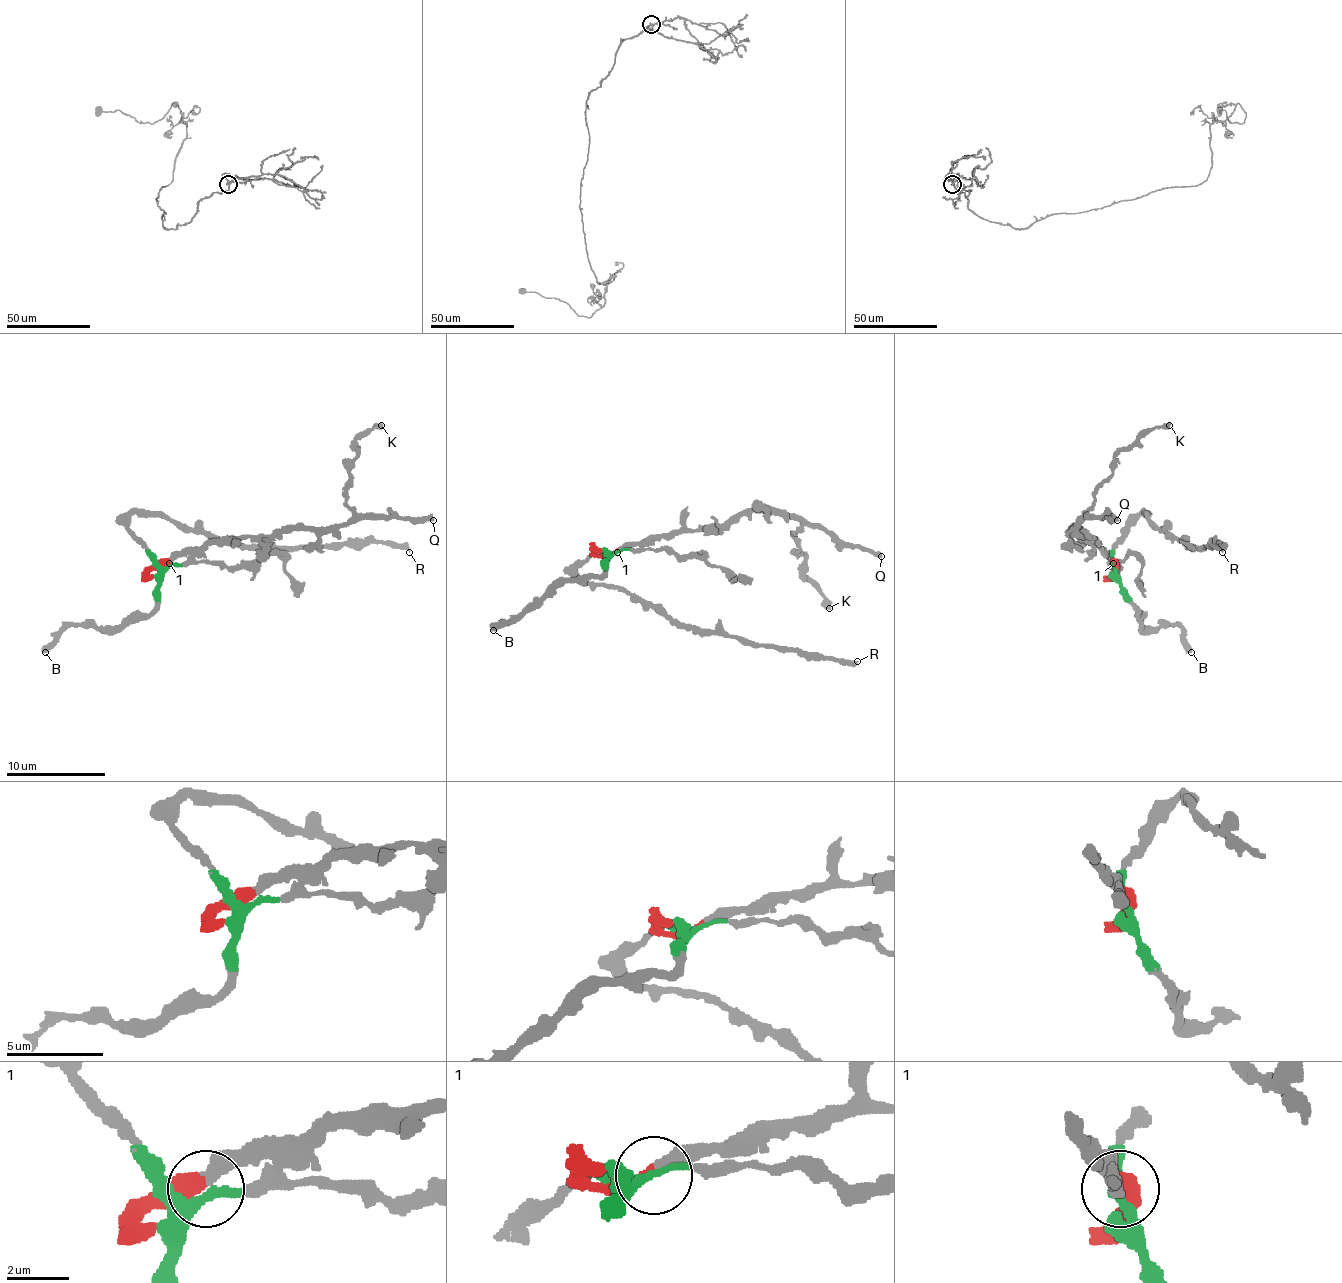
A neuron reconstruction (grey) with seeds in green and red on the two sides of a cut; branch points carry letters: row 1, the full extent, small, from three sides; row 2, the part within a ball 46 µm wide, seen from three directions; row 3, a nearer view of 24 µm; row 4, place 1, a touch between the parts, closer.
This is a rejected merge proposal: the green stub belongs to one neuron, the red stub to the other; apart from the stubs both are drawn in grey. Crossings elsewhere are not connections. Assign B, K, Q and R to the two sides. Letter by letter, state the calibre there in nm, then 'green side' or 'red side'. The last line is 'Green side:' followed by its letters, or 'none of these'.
B: calibre 500 nm; green side
K: calibre 500 nm; red side
Q: calibre 360 nm; red side
R: calibre 300 nm; green side
Green side: B, R

